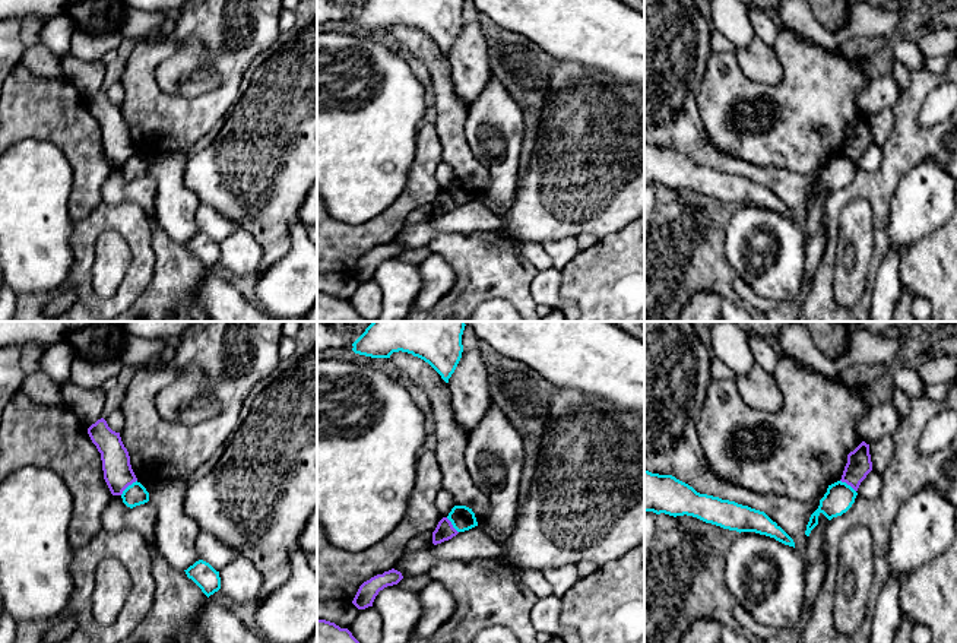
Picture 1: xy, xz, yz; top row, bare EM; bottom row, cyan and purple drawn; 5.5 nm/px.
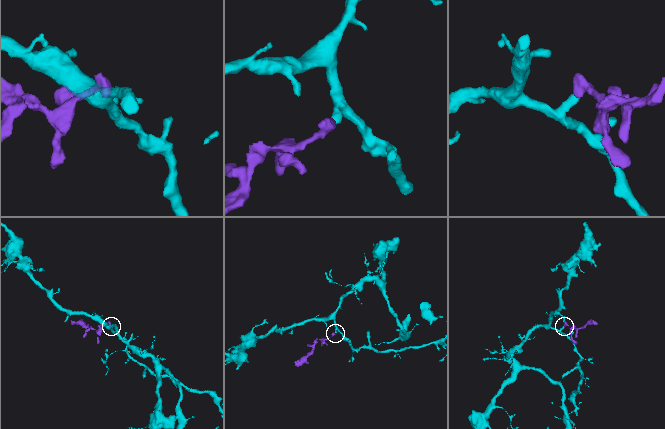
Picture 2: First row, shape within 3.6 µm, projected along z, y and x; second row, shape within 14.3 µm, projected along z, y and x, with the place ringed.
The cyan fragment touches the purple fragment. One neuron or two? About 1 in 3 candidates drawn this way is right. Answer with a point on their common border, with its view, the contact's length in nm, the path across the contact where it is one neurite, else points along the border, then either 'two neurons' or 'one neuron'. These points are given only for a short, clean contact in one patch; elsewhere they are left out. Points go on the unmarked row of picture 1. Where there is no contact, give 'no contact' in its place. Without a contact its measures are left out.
contact xy (127, 160); length 130 nm; border xy (136, 152), (120, 167); two neurons

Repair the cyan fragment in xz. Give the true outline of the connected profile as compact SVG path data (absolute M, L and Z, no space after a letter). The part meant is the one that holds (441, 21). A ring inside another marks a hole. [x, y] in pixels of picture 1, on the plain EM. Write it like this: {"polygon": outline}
{"polygon": "M367 0L352 23L371 31L408 25L428 35L449 56L463 25L465 0Z"}

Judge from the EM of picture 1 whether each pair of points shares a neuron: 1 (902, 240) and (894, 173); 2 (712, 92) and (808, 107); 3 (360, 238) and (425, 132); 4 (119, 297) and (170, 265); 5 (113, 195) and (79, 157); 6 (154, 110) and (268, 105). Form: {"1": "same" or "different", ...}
{"1": "different", "2": "same", "3": "same", "4": "different", "5": "different", "6": "different"}

